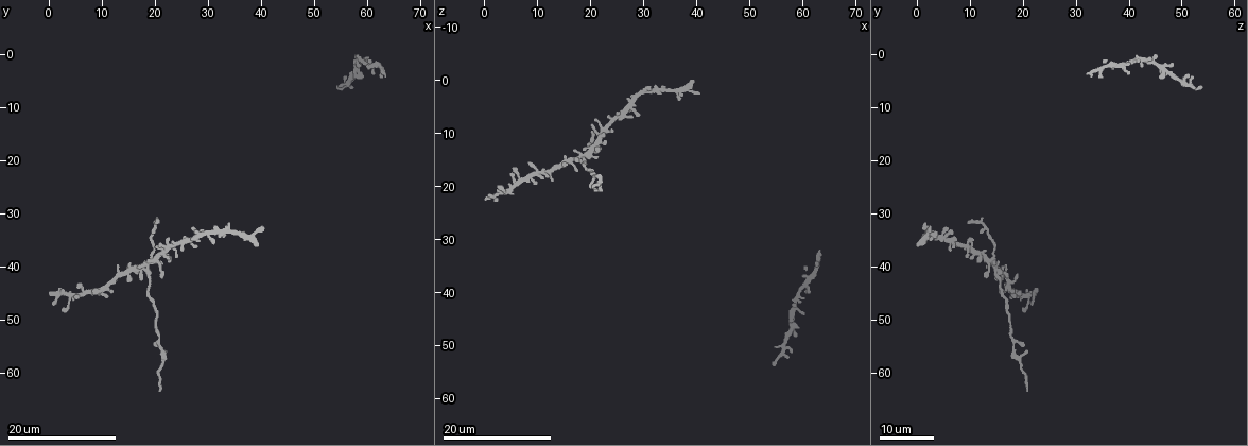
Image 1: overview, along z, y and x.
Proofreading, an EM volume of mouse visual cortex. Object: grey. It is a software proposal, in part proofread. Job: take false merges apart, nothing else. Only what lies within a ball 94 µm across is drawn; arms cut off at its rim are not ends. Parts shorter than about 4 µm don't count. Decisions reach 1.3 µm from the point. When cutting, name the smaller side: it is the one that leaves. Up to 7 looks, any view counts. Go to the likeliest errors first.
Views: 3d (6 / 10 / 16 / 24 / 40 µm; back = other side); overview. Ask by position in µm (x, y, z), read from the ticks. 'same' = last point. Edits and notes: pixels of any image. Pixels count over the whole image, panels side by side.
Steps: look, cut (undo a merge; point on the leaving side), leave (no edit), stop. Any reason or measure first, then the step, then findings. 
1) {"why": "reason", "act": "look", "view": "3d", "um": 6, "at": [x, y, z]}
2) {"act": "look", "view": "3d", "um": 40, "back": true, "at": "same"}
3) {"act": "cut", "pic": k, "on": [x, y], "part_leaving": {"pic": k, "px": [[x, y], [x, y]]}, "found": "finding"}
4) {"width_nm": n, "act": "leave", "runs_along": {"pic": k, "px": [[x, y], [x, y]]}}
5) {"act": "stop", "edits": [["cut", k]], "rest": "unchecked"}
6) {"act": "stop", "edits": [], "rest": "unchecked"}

{"why": "thin arm on a thick one", "act": "look", "view": "3d", "um": 24, "at": [19.5, 39.0, 14.5]}

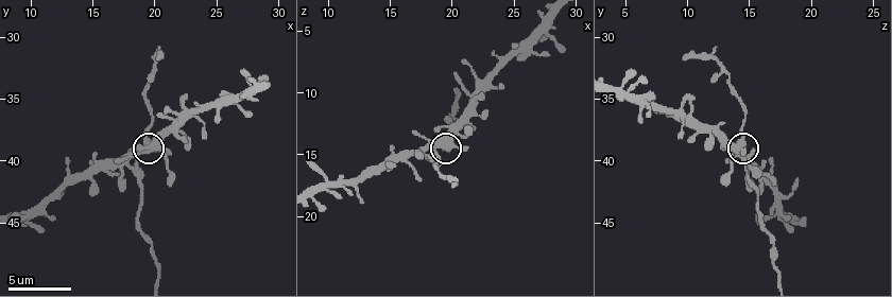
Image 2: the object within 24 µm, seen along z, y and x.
{"act": "look", "view": "3d", "um": 10, "at": [19.2, 38.8, 14.4]}

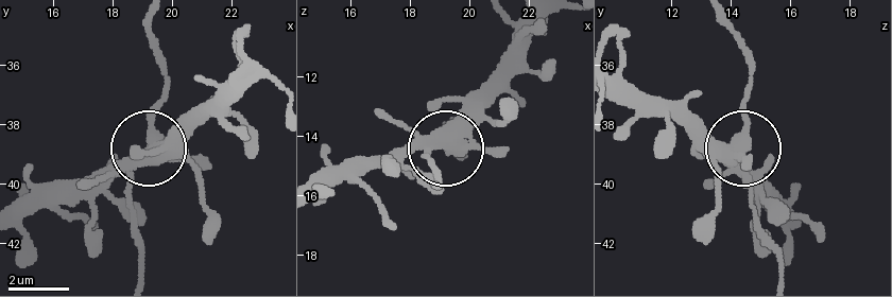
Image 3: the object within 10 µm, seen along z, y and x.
{"act": "cut", "pic": 3, "on": [131, 191], "found": "a second cell is stuck on"}

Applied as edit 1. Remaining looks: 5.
{"act": "look", "view": "overview"}

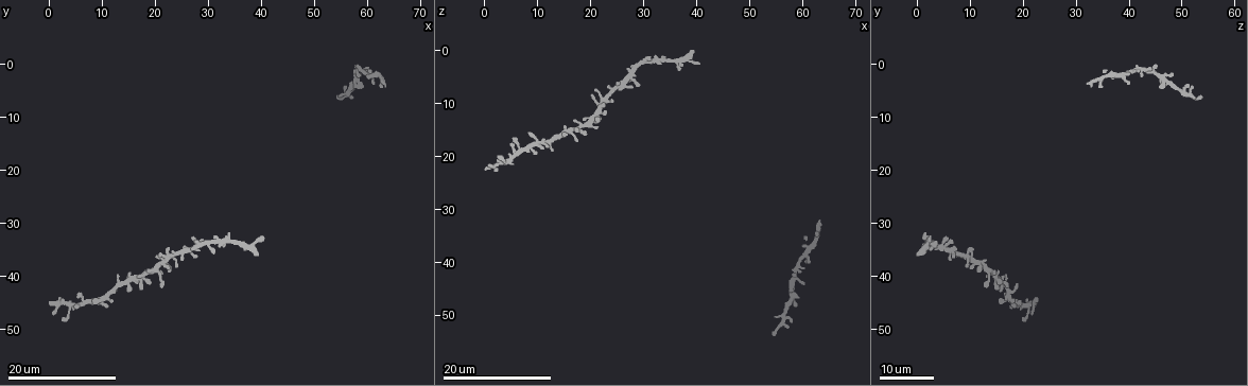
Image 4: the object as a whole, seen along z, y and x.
{"why": "thin arm on a thick one", "act": "look", "view": "3d", "um": 16, "at": [56.0, 5.5, 51.0]}

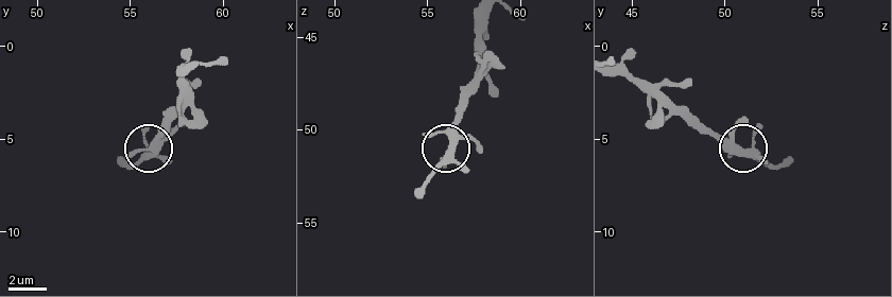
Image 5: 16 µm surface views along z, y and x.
{"act": "look", "view": "3d", "um": 10, "at": [56.2, 5.8, 51.5]}

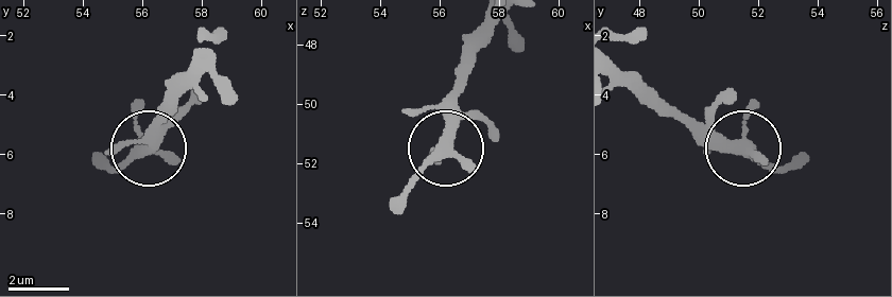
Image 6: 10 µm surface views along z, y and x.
{"act": "look", "view": "3d", "um": 6, "at": [56.1, 5.8, 51.6]}

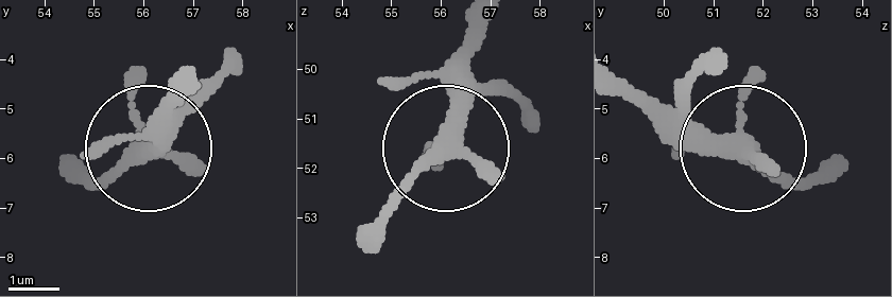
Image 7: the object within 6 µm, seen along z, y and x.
{"arms": 4, "act": "leave", "runs_along": {"pic": 7, "px": [[489, 20], [459, 135], [365, 231]]}, "found": "one cell here"}

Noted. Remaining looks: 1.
{"act": "stop", "edits": [["cut", 3]], "rest": "unchecked"}

